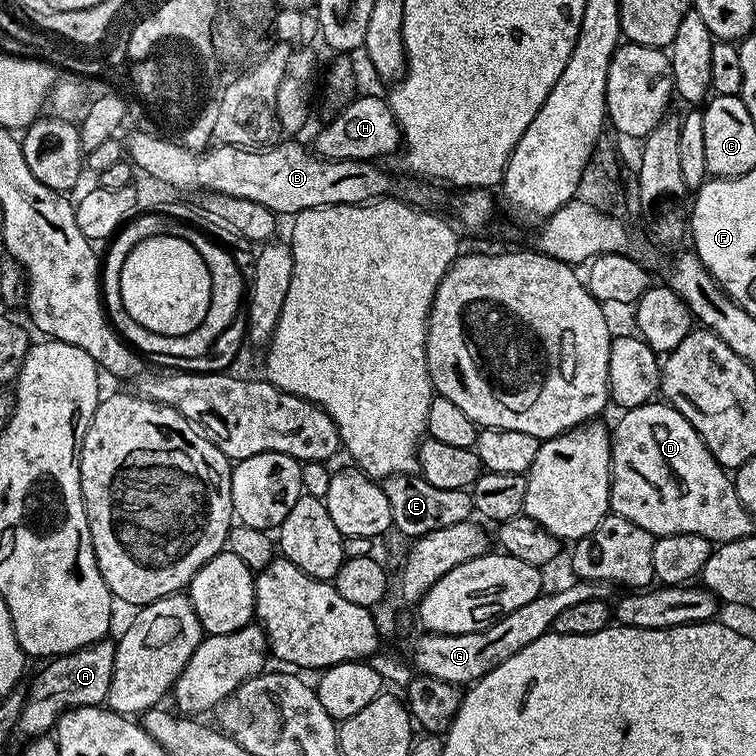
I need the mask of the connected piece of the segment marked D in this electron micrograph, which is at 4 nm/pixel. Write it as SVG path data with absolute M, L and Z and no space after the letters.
M649 402L637 408L627 409L621 415L624 417L617 422L616 428L614 424L614 427L611 429L612 485L610 486L610 498L608 499L611 511L617 516L642 526L642 530L652 533L655 537L669 536L670 534L698 534L702 538L712 541L713 545L719 546L726 542L734 542L753 535L754 528L752 528L752 524L754 524L754 518L745 510L742 502L738 502L738 494L732 485L732 476L712 457L710 450L704 445L704 439L696 433L694 426L690 426L690 422L686 418L682 418L682 414L678 414L678 410L674 410L671 404L667 402L656 403Z

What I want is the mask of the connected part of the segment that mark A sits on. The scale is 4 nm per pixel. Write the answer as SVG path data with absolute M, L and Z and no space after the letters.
M105 638L85 648L79 648L77 652L71 652L65 656L53 656L48 664L32 680L32 685L26 688L24 705L20 711L19 731L25 732L28 738L39 738L51 733L56 727L56 719L69 708L90 708L100 706L107 701L110 690L110 678L114 674L114 654L116 645L111 639Z

